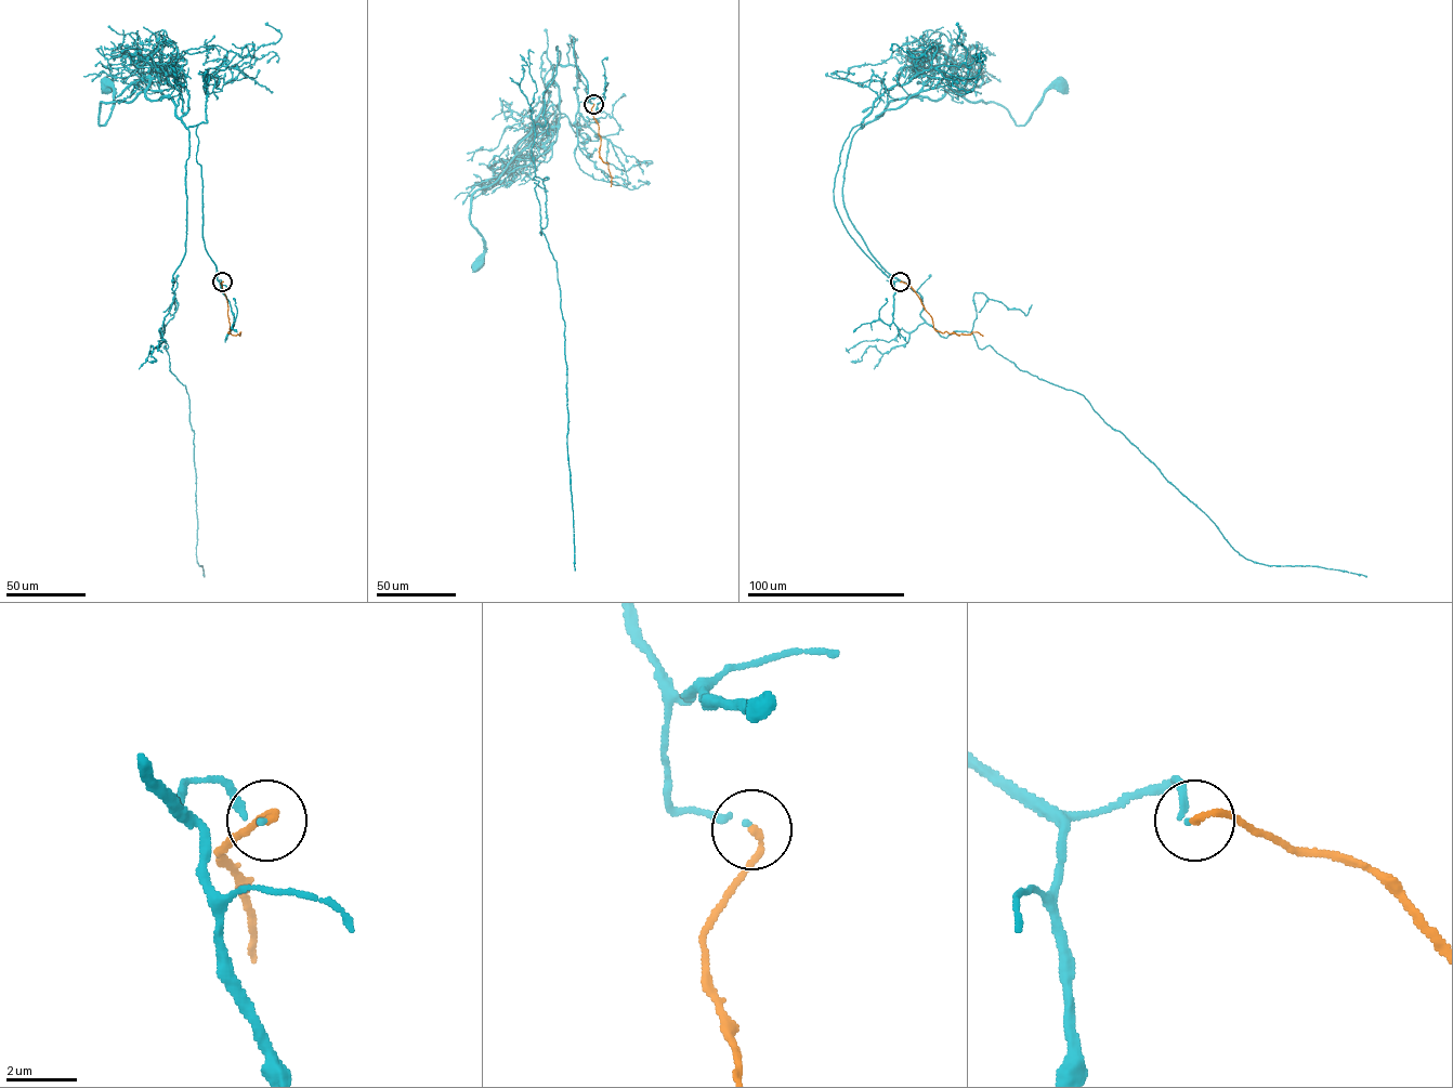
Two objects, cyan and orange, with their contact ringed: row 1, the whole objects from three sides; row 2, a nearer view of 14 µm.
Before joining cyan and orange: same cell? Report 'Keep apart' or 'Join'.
Join

